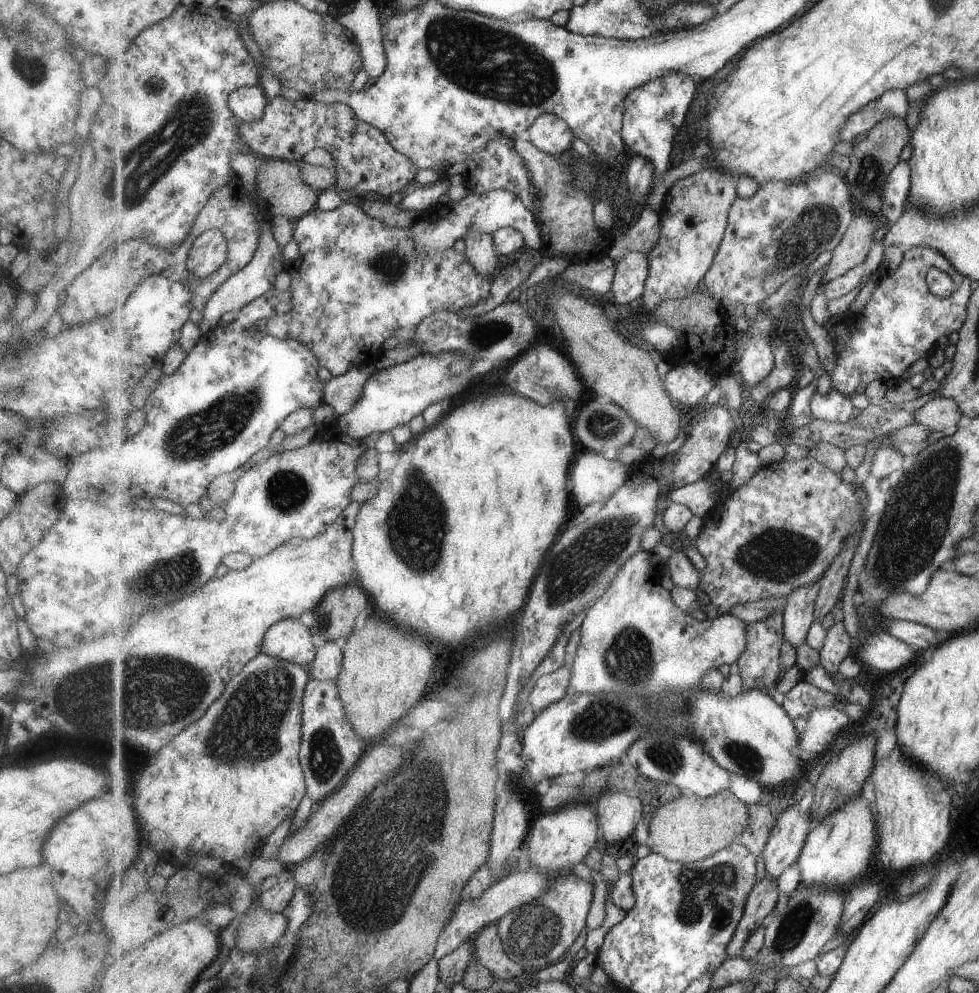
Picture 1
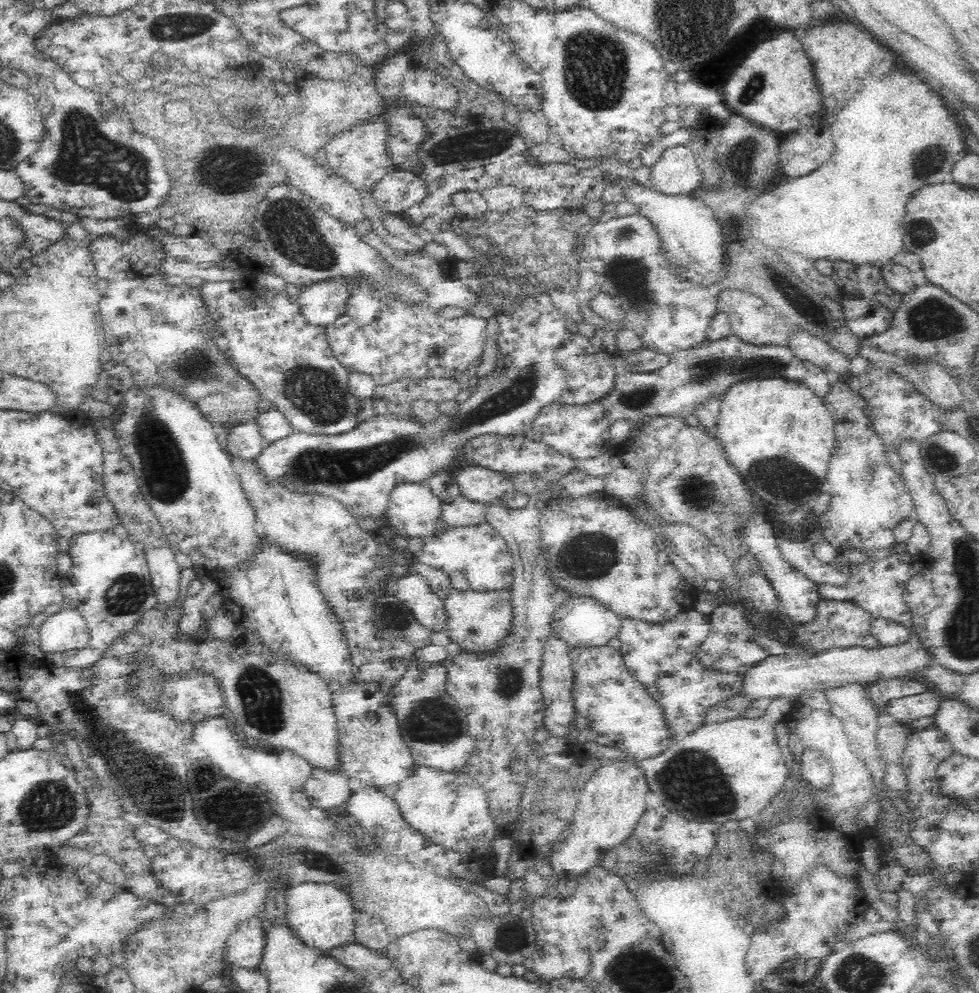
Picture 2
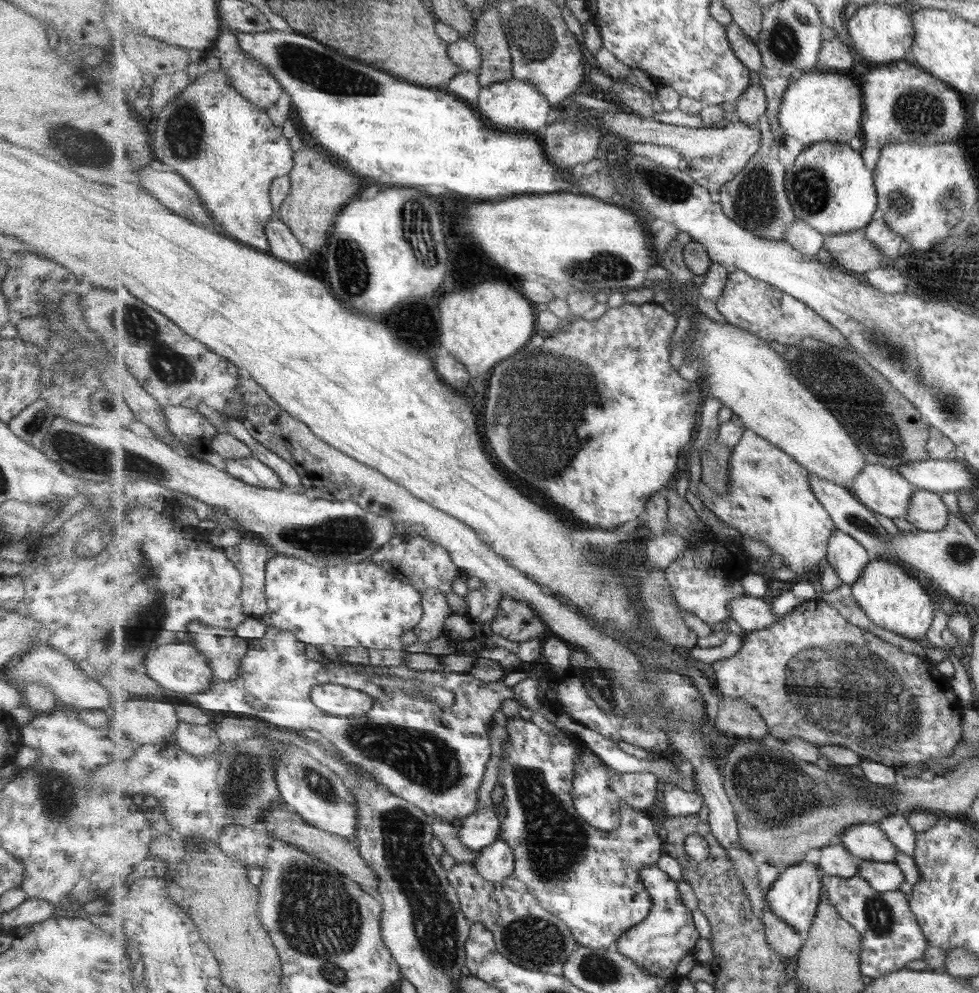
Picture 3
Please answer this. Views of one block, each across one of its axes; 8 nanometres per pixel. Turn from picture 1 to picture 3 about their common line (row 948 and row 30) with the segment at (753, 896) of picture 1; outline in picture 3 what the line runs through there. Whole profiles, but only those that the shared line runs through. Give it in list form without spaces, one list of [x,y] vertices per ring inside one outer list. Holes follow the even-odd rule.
[[[735,21],[726,25],[731,48],[745,67],[759,74],[763,70],[762,52],[758,44]]]

